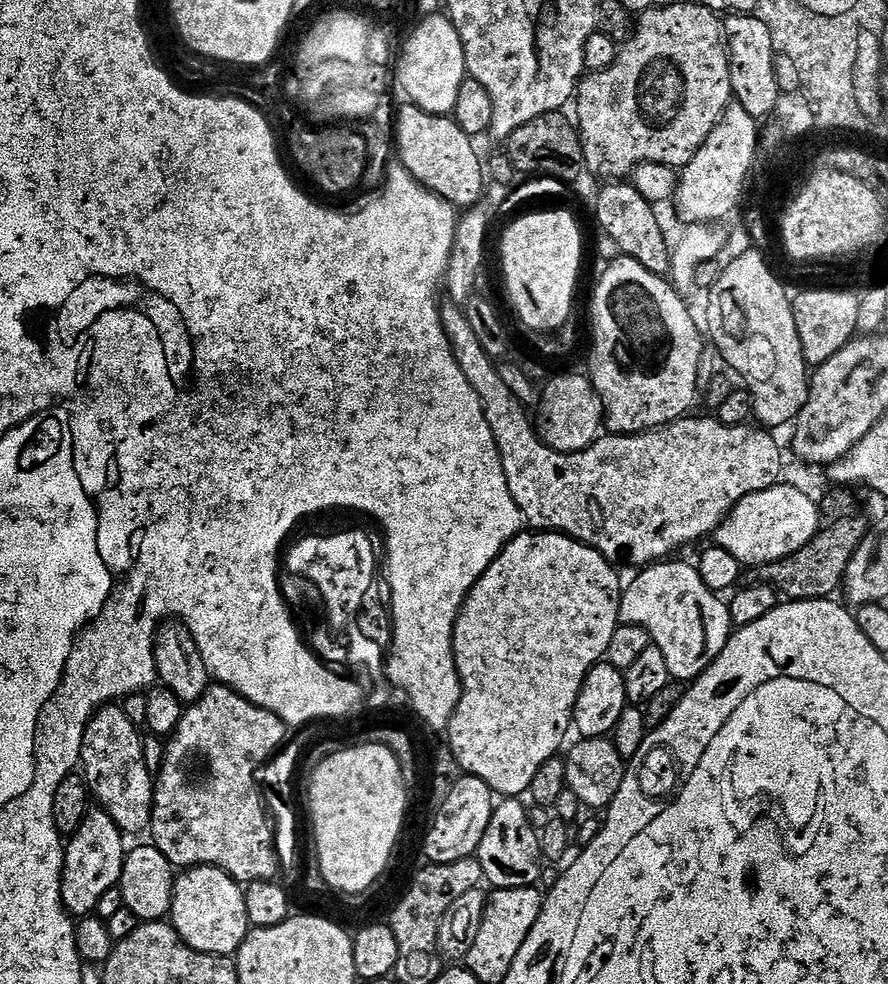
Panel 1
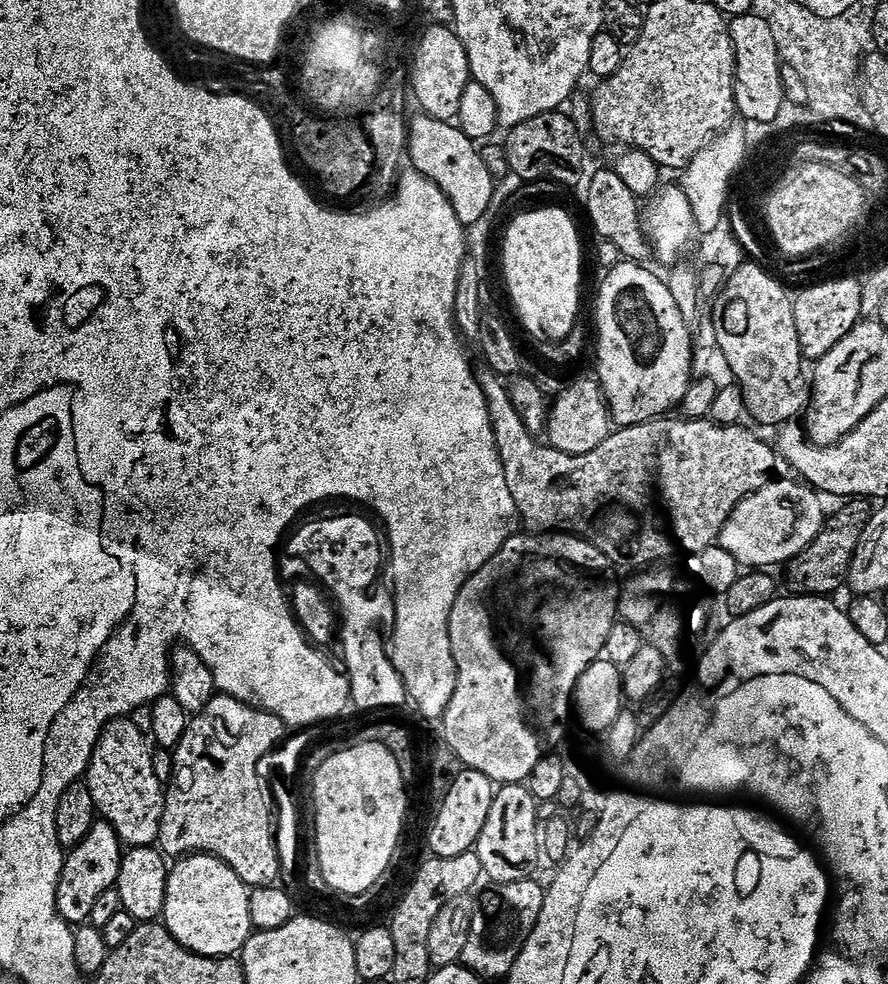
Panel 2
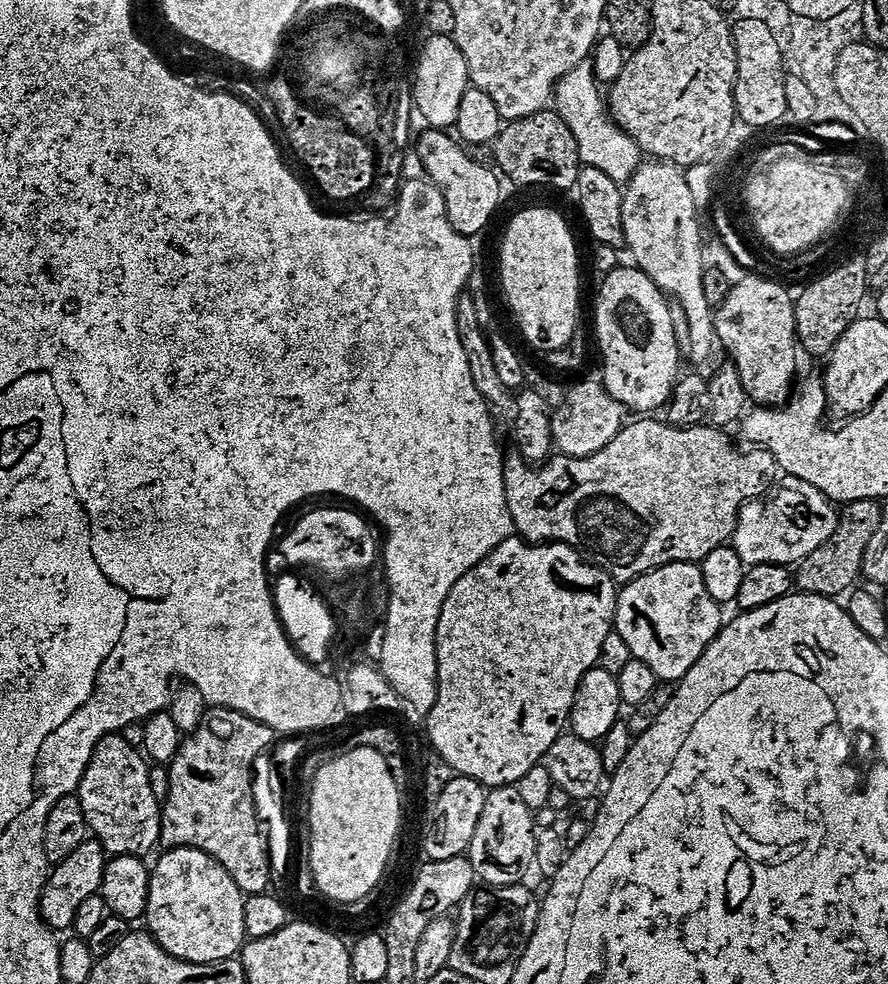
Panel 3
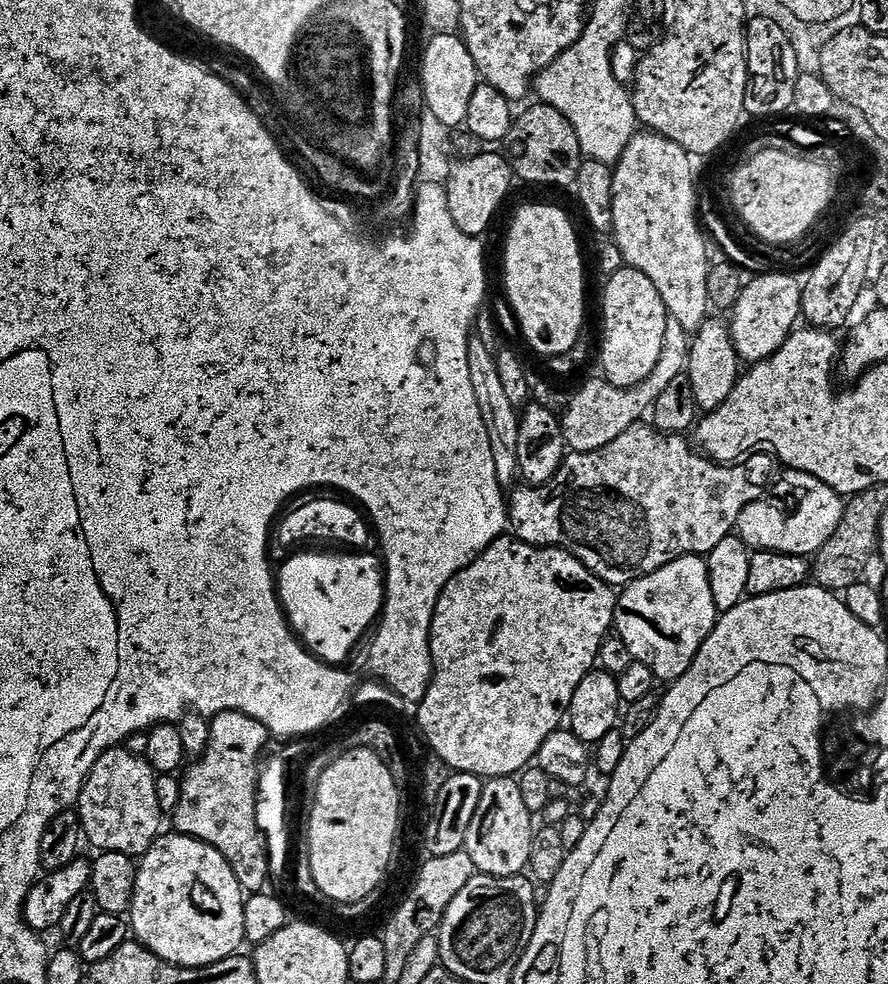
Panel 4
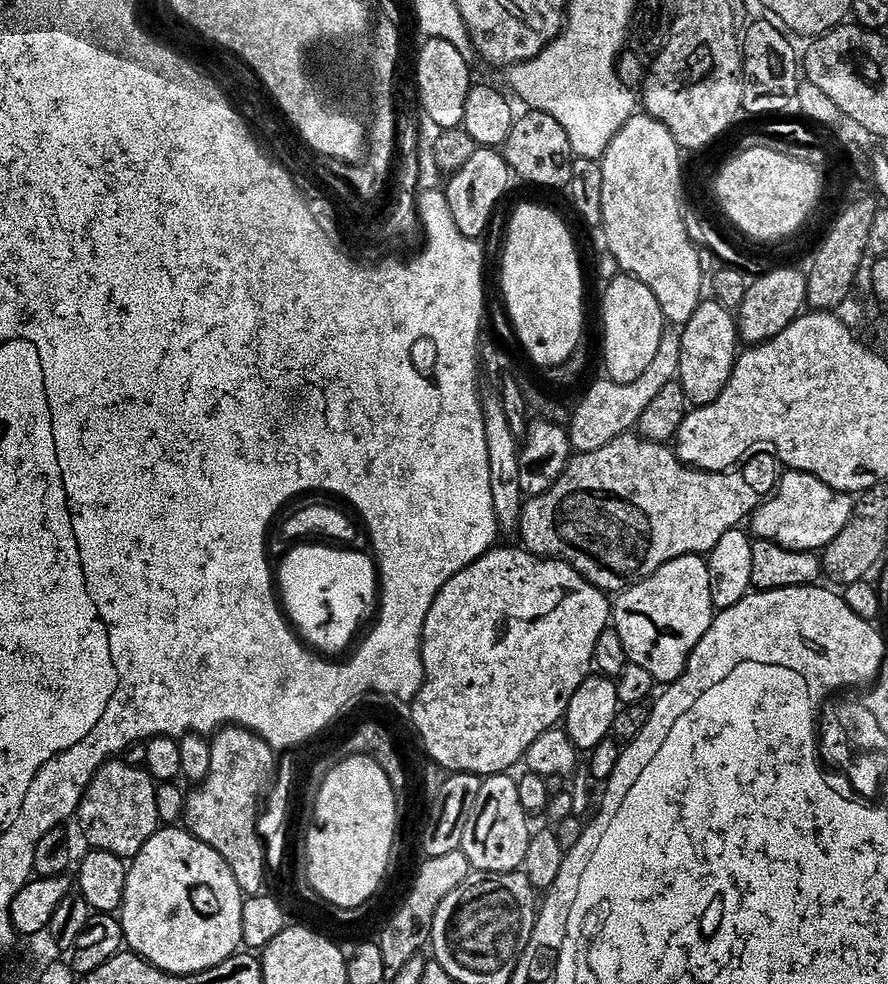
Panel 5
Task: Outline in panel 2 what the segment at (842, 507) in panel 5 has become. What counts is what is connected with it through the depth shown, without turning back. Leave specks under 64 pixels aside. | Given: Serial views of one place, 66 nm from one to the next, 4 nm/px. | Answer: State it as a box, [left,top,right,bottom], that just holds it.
[719,479,825,570]

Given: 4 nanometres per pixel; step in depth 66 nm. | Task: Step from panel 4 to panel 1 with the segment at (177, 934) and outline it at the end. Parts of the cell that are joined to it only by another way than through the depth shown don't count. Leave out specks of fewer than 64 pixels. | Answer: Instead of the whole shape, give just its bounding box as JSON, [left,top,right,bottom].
[170,866,250,957]

